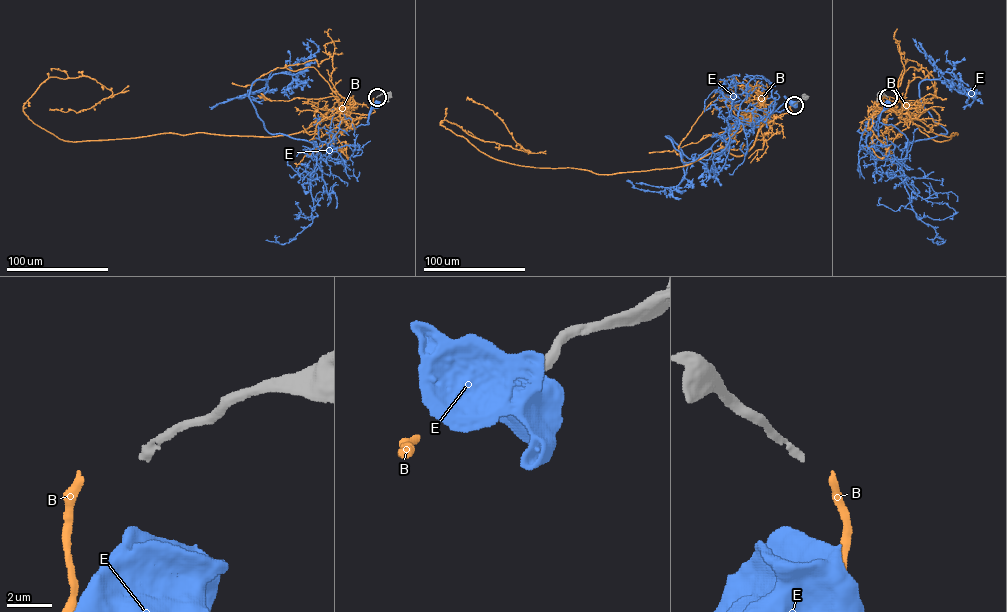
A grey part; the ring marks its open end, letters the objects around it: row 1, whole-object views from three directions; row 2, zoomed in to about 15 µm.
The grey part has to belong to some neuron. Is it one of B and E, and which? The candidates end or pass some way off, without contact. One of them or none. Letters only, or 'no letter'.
no letter

